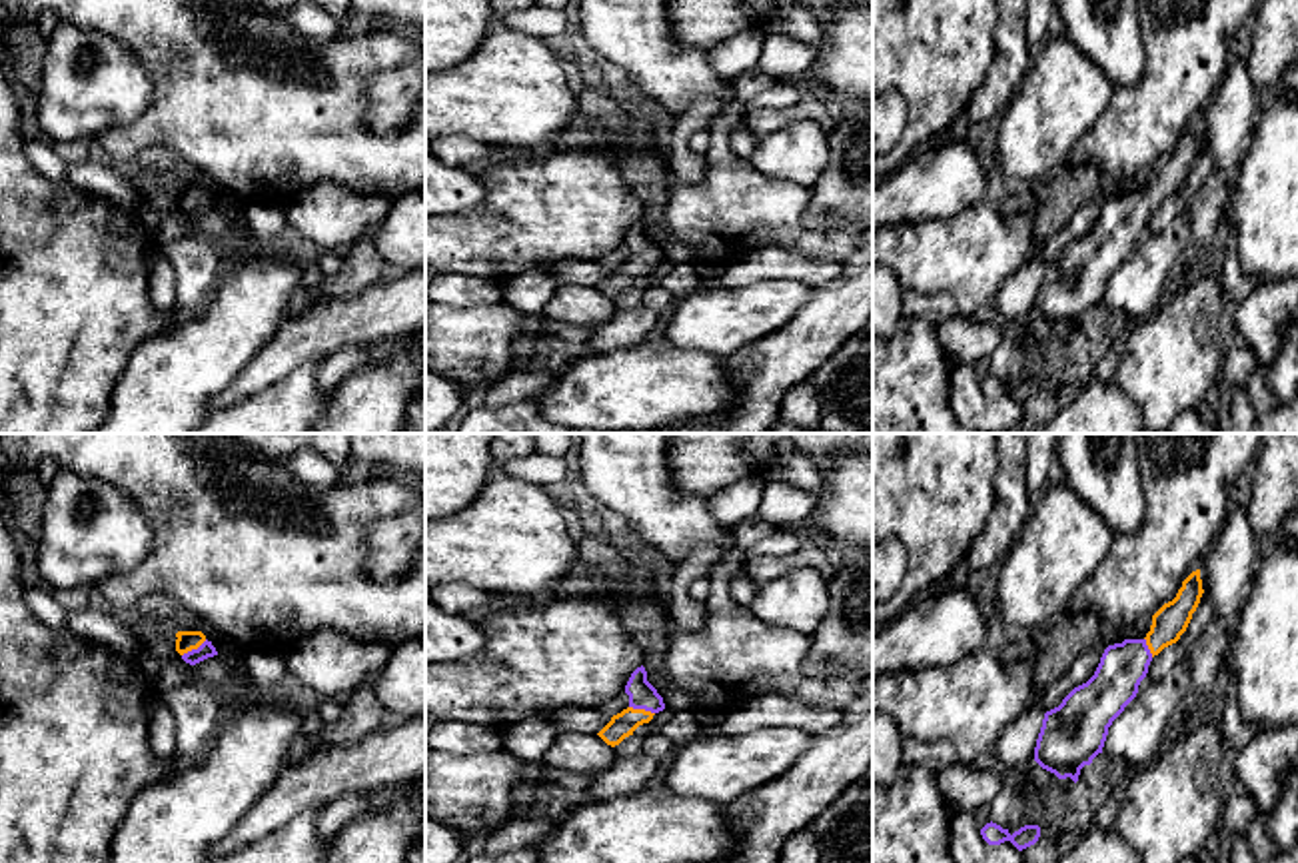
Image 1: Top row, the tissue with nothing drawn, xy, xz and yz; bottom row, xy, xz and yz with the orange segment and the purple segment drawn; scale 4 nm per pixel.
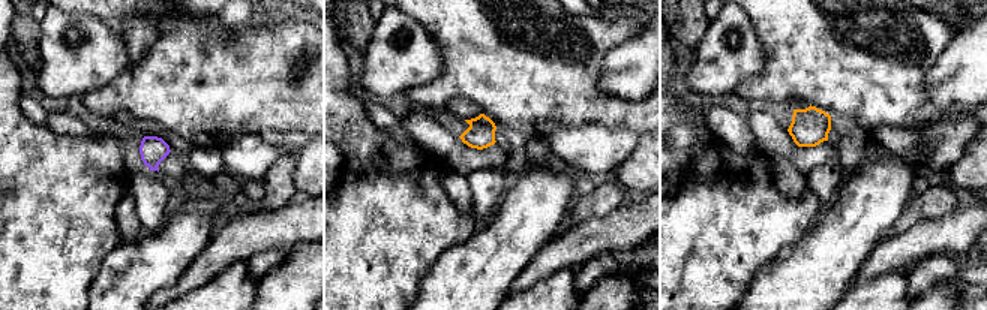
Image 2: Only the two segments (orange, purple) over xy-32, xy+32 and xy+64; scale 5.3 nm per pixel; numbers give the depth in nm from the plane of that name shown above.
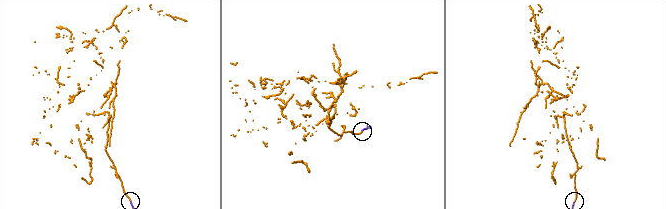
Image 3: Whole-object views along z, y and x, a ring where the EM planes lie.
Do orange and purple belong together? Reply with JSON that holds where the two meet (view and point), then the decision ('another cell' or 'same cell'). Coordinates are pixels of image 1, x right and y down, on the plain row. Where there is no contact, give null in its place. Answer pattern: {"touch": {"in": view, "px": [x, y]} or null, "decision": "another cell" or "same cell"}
{"touch": {"in": "xz", "px": [642, 262]}, "decision": "same cell"}

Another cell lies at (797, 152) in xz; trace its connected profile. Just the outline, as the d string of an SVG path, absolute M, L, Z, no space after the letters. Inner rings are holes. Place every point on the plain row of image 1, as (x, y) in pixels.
M811 120L793 122L761 138L749 162L771 180L811 190L829 164L827 132Z

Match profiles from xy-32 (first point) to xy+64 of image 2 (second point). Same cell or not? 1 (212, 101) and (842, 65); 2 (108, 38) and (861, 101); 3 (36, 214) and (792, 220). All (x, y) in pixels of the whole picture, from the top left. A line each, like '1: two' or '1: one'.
1: one
2: two
3: one

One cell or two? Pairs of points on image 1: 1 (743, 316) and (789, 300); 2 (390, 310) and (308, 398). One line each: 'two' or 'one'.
1: one
2: two

